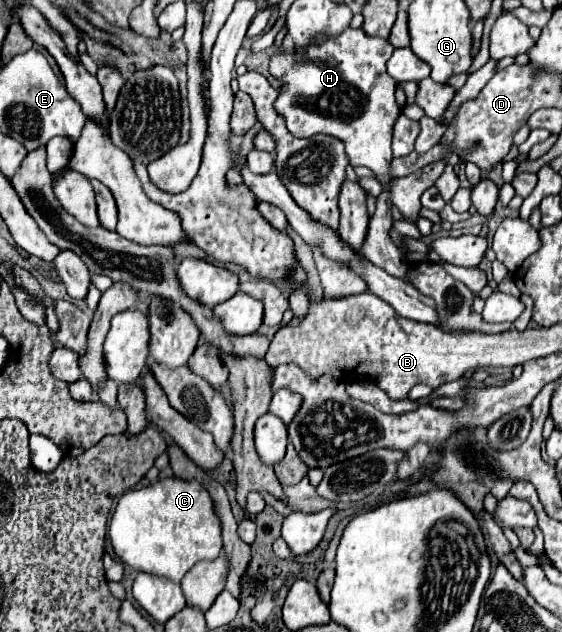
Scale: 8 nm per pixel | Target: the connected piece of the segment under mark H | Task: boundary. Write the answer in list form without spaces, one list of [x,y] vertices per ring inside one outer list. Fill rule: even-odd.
[[[348,27],[348,31],[342,31],[342,33],[336,35],[336,37],[316,37],[316,39],[306,47],[304,55],[298,55],[298,53],[276,53],[276,55],[272,55],[272,59],[270,59],[270,75],[280,81],[280,93],[278,93],[278,99],[276,99],[276,103],[274,103],[274,109],[276,109],[278,115],[284,117],[288,131],[290,131],[294,137],[298,137],[298,139],[308,139],[308,137],[314,137],[314,135],[318,135],[318,133],[328,135],[328,137],[334,137],[334,139],[340,139],[340,141],[344,143],[346,155],[348,155],[348,159],[350,159],[350,165],[352,165],[352,167],[356,167],[356,165],[368,167],[368,169],[376,175],[376,179],[380,179],[380,183],[384,183],[384,187],[388,187],[388,183],[392,181],[392,177],[390,177],[390,173],[388,173],[390,161],[392,161],[392,149],[390,149],[390,143],[392,143],[392,125],[394,125],[394,121],[398,119],[398,115],[402,113],[400,105],[398,105],[396,99],[394,99],[394,85],[396,85],[396,81],[386,73],[386,61],[390,59],[392,51],[394,51],[394,47],[392,47],[386,39],[368,37],[368,35],[364,35],[362,29],[350,29],[350,27]]]

